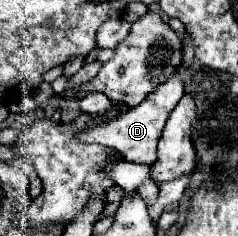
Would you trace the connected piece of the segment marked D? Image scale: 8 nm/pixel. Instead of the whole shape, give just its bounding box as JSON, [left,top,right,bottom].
[80,41,194,165]

